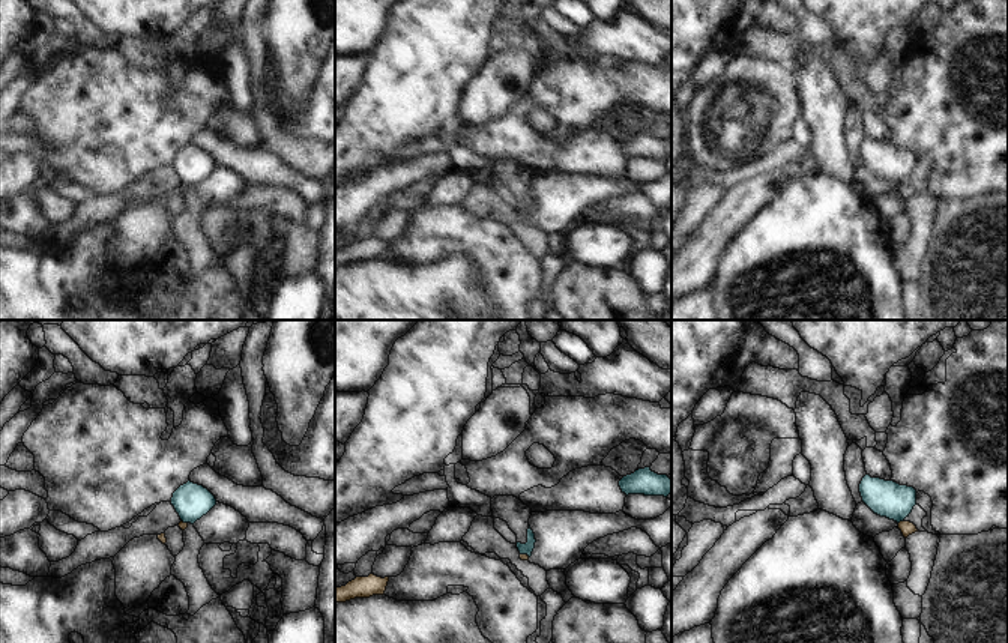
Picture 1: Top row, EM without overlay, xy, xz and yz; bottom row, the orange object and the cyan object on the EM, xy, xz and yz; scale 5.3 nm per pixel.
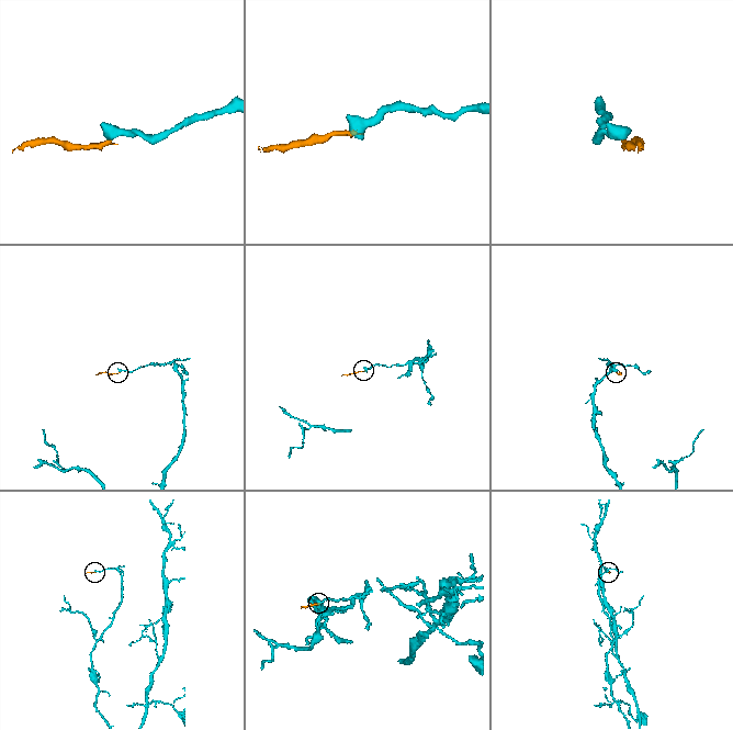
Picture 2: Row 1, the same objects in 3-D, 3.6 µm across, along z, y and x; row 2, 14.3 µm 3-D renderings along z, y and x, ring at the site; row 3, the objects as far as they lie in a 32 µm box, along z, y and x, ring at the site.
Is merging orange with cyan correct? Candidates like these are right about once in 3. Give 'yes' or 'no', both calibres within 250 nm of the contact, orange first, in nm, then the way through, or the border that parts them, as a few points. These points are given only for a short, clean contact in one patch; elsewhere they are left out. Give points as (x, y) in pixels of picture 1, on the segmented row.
no | 70/190 nm | along yz (902, 520), (899, 523)

